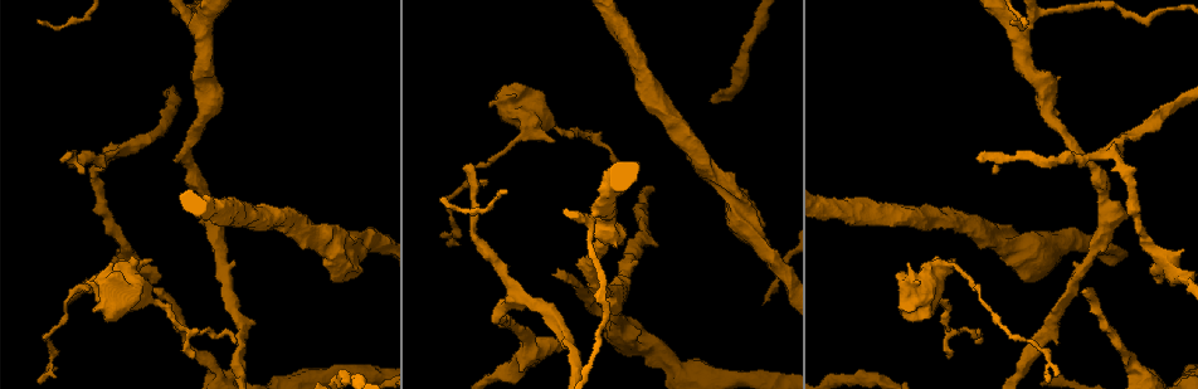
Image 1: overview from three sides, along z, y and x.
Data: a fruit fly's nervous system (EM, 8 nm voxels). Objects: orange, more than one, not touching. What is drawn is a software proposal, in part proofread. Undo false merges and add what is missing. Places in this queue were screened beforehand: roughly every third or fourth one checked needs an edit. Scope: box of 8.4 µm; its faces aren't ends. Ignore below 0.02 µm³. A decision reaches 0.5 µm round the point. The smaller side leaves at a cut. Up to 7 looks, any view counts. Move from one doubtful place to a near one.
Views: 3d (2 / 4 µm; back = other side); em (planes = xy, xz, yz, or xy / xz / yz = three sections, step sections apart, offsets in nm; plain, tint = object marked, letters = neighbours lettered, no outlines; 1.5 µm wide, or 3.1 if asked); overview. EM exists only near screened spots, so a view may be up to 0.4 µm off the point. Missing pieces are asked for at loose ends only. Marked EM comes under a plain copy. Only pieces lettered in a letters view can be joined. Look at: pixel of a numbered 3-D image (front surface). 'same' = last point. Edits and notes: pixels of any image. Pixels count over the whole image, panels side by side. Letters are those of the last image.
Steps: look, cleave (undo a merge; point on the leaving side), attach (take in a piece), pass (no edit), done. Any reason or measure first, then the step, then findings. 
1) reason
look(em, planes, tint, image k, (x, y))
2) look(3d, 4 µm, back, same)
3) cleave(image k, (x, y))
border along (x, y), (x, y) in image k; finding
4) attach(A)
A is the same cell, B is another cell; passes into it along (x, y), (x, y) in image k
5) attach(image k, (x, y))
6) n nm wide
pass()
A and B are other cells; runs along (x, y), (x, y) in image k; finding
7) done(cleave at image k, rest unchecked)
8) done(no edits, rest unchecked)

look(3d, 4 µm, image 1, (981, 158))

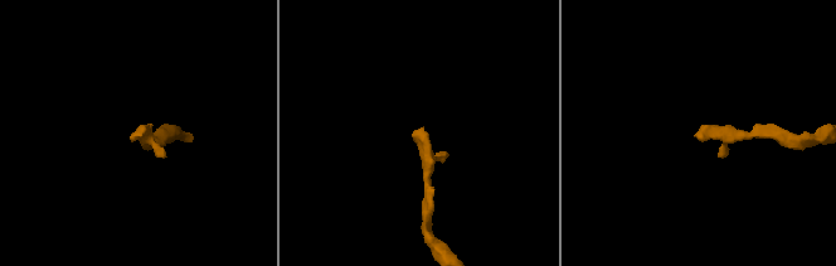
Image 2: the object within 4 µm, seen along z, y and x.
look(em, planes, tint, image 2, (414, 133))

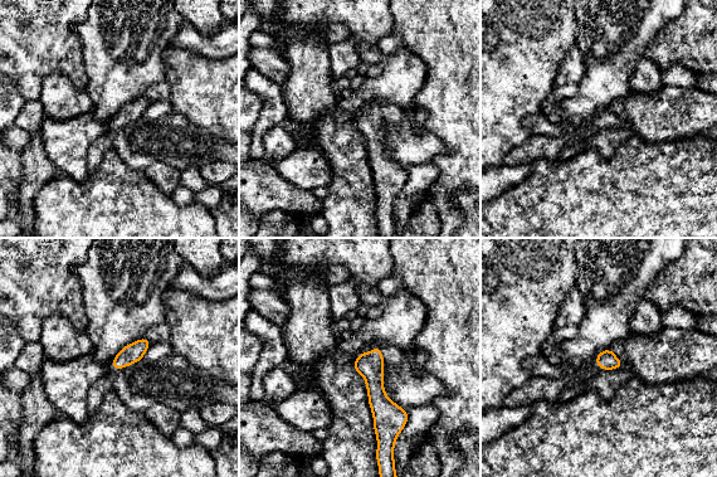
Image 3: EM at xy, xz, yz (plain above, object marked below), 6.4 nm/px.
look(em, planes, letters, same)

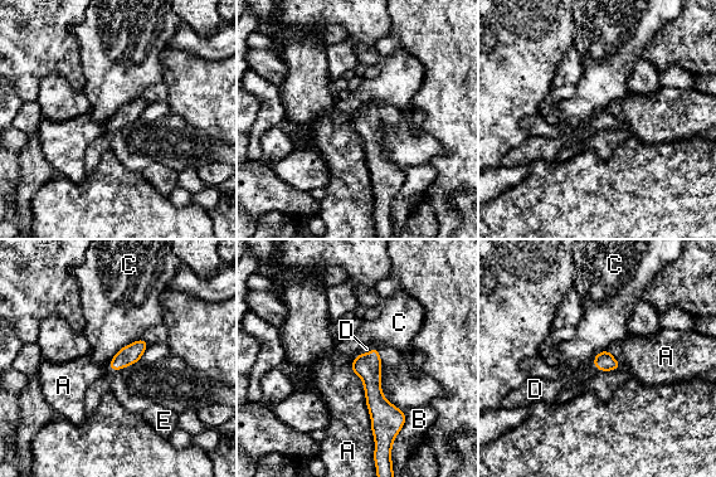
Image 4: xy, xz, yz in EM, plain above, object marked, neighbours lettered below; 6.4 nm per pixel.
A touches over 550 nm
attach(D)
D is the same cell, A, B, C and E are other cells; passes into it along (604, 360), (595, 365), (574, 376) in image 4; it goes on there

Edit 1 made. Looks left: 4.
look(overview)

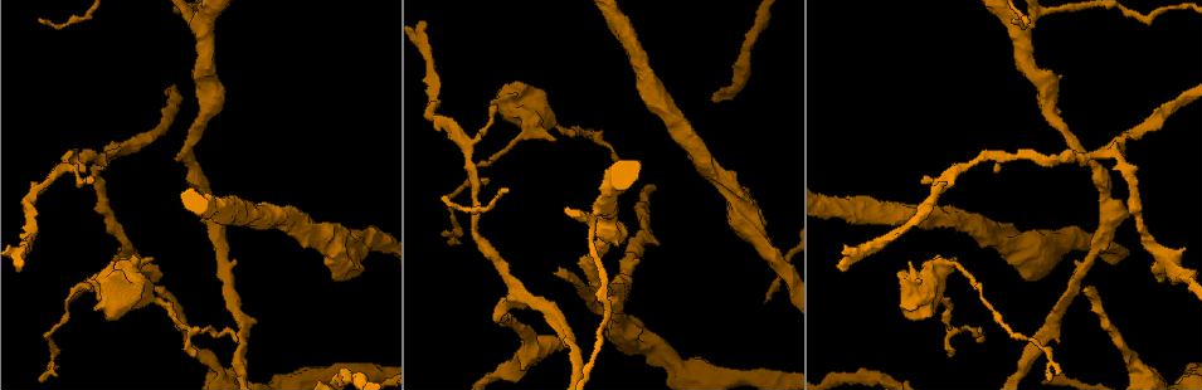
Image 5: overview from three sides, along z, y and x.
free end
look(em, planes, letters, image 5, (555, 273))

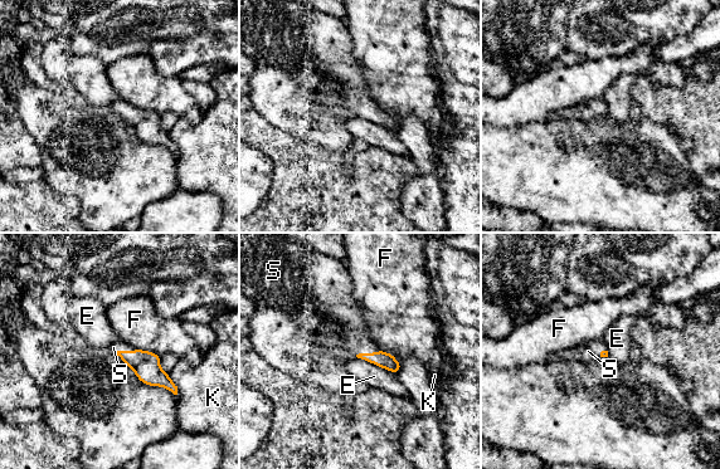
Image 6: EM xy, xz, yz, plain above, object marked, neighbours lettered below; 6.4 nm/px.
attach(S)
S is the same cell, E, F and K are other cells; passes into it along (383, 360), (366, 353), (356, 337) in image 6; the cell continues

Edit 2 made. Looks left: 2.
done(attach at image 4, attach at image 6, rest unchecked)

